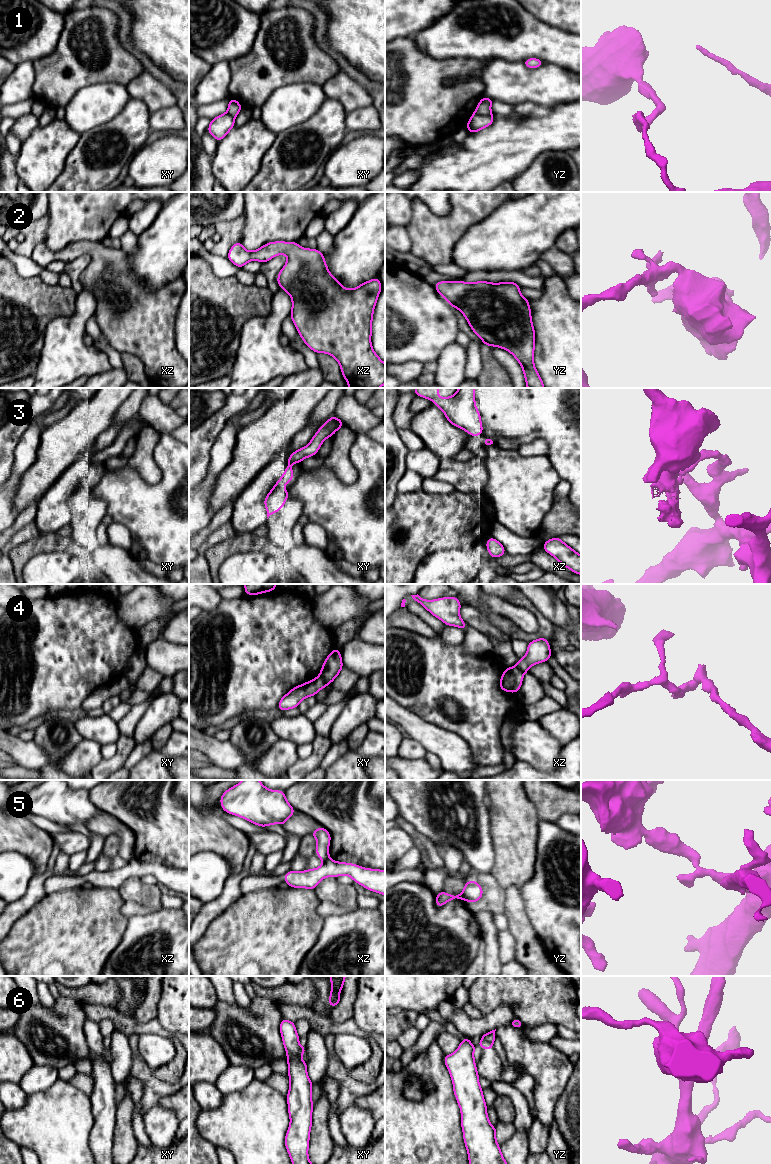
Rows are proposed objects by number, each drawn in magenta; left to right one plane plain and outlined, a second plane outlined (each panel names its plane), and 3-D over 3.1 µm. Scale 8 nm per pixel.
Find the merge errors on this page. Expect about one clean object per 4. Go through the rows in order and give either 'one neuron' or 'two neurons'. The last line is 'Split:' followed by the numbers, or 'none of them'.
1: two neurons
2: one neuron
3: two neurons
4: two neurons
5: two neurons
6: two neurons
Split: 1, 3, 4, 5, 6

